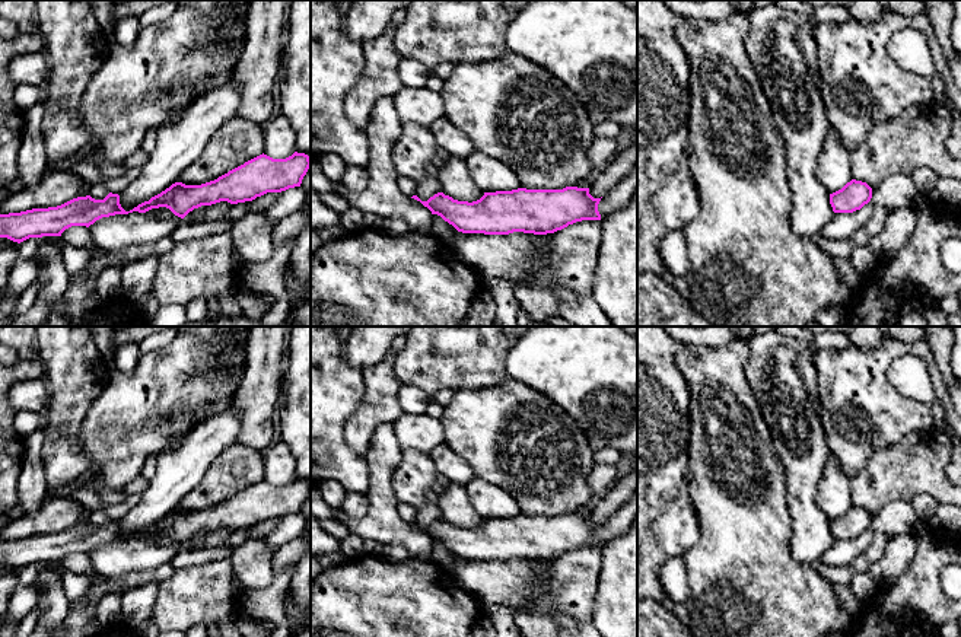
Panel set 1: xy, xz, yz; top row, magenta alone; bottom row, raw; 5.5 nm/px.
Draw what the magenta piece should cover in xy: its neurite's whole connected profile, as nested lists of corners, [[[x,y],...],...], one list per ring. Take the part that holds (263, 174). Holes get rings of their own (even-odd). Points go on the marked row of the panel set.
[[[295,152],[292,156],[286,157],[286,159],[273,159],[273,157],[262,153],[257,157],[245,162],[244,165],[229,171],[227,173],[219,176],[214,181],[210,181],[210,182],[206,182],[201,185],[185,185],[182,182],[175,182],[169,188],[162,191],[160,194],[152,197],[149,201],[139,204],[137,207],[134,207],[130,211],[125,211],[121,207],[118,194],[109,192],[104,200],[95,200],[90,195],[86,195],[86,197],[73,198],[73,200],[70,200],[61,206],[57,206],[57,207],[32,208],[32,210],[26,210],[26,211],[20,211],[20,213],[0,214],[0,238],[7,238],[13,242],[20,243],[29,238],[61,236],[61,233],[71,226],[89,227],[90,224],[93,224],[96,220],[99,220],[102,217],[109,217],[109,216],[115,216],[115,214],[128,214],[133,211],[146,213],[152,208],[159,208],[159,207],[166,207],[175,216],[184,219],[190,211],[192,211],[194,208],[198,208],[201,206],[211,206],[211,204],[216,204],[220,201],[238,204],[238,203],[252,201],[257,197],[261,197],[267,192],[281,192],[289,188],[300,187],[302,179],[306,175],[309,168],[311,168],[311,159],[305,153]]]

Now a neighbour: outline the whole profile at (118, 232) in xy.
[[[133,211],[102,217],[89,226],[92,242],[105,251],[122,251],[136,245],[149,245],[168,238],[179,222],[150,217]]]

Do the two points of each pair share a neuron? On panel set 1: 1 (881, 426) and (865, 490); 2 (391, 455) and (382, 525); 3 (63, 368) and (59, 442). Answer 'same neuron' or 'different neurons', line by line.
1: different neurons
2: same neuron
3: same neuron

